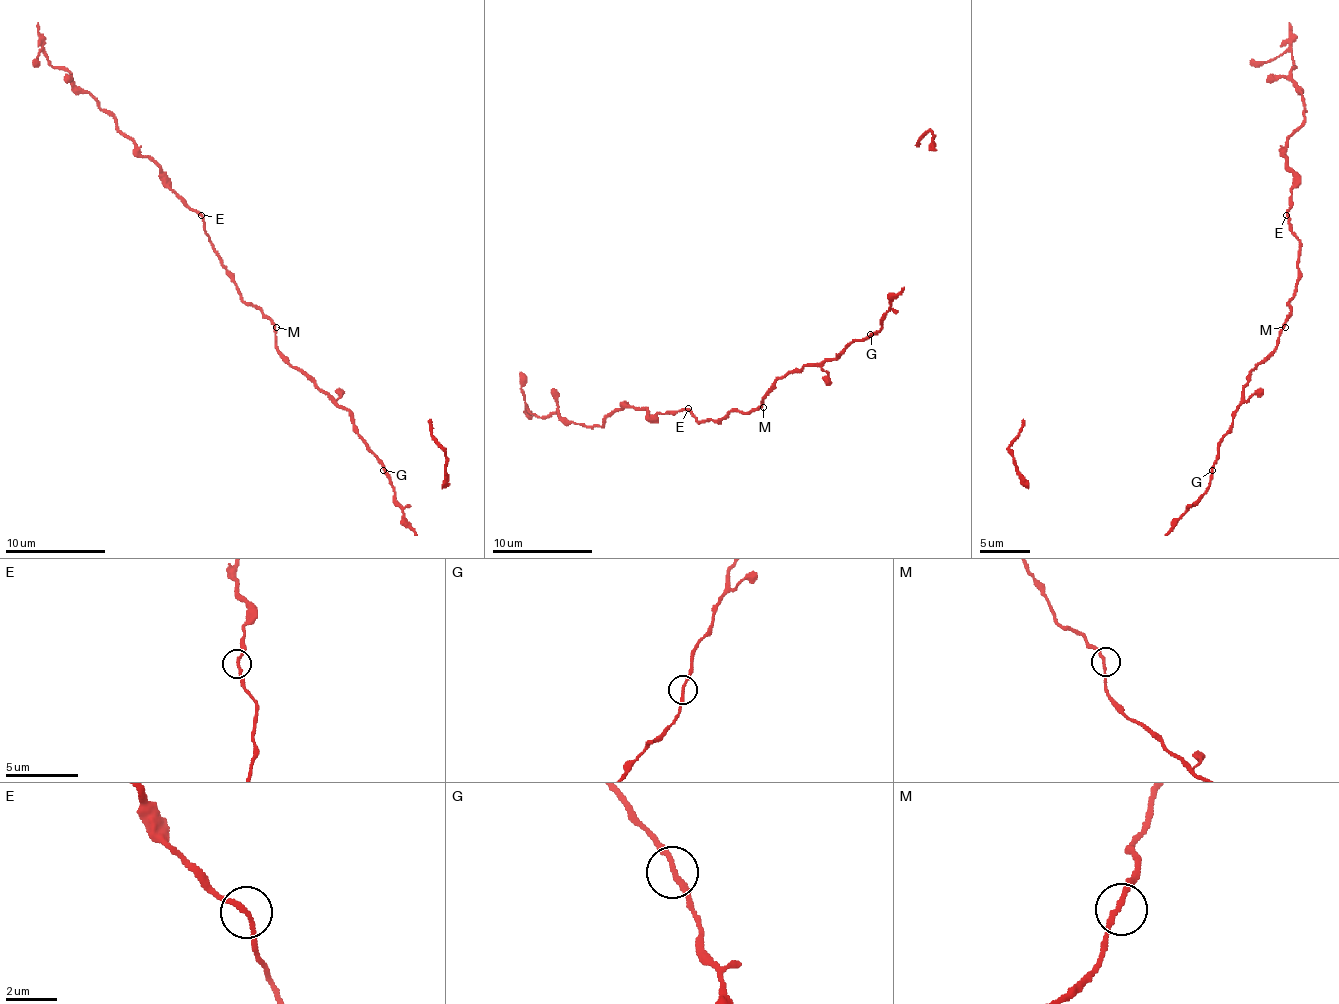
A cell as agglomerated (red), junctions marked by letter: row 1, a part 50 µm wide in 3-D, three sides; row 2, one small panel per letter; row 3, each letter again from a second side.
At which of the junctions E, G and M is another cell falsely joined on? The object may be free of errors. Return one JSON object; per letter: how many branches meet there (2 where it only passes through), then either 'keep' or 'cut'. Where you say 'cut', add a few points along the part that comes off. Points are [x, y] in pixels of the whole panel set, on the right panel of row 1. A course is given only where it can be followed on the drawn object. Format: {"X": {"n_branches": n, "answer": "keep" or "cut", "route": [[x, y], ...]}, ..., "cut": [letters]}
{"E": {"n_branches": 2, "answer": "keep"}, "G": {"n_branches": 2, "answer": "keep"}, "M": {"n_branches": 2, "answer": "keep"}, "cut": []}

